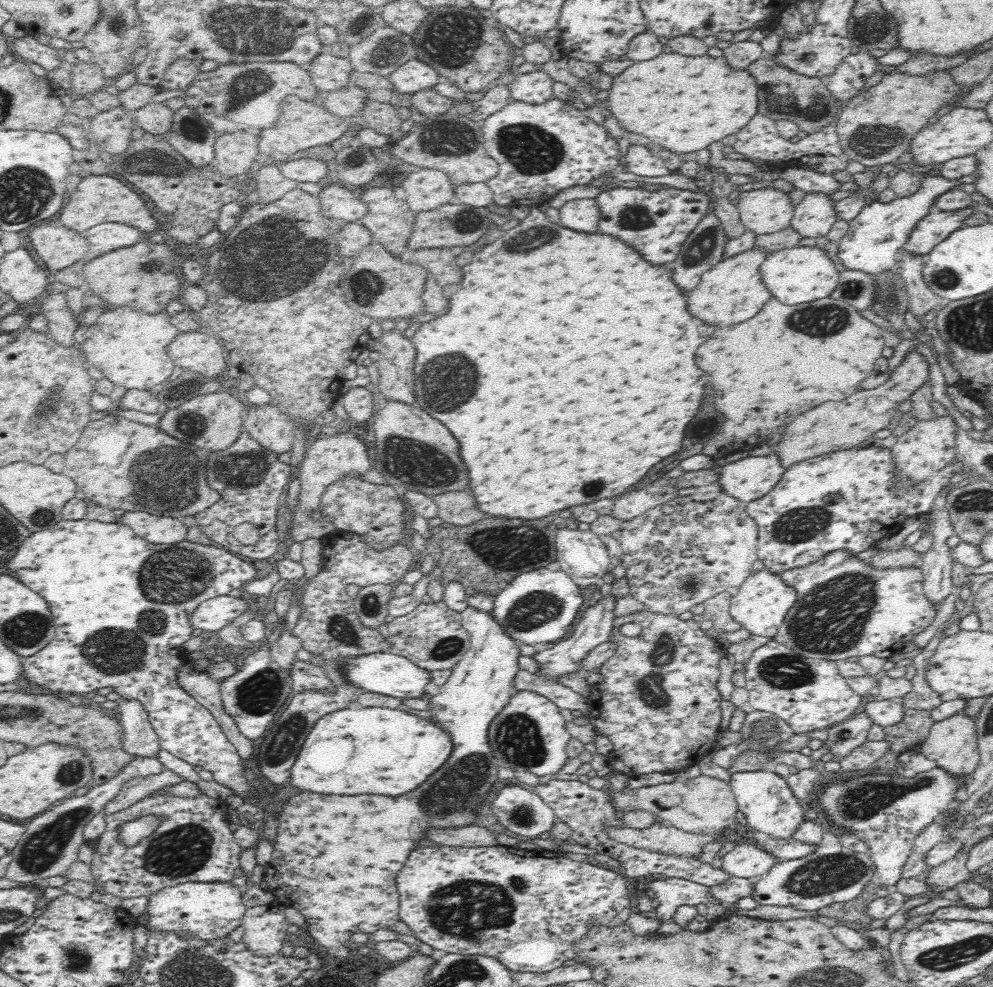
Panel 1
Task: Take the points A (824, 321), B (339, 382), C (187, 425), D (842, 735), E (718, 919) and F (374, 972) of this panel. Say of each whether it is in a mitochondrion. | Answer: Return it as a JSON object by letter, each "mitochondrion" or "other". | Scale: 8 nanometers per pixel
{"A":"mitochondrion","B":"other","C":"mitochondrion","D":"other","E":"other","F":"other"}

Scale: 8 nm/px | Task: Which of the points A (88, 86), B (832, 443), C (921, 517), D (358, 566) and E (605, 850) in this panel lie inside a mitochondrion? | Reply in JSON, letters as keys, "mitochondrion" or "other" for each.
{"A":"other","B":"other","C":"other","D":"other","E":"other"}

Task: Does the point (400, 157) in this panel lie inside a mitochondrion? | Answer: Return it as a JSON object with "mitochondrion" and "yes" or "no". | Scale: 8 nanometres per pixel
{"mitochondrion":"no"}

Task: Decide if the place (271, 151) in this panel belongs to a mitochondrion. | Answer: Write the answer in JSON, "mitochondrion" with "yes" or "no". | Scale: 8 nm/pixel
{"mitochondrion":"no"}

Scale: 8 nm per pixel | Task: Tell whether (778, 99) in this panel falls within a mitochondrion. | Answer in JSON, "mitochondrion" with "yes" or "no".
{"mitochondrion":"yes"}

